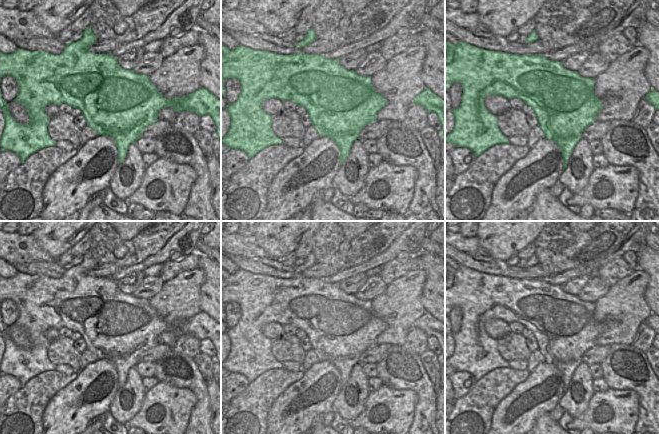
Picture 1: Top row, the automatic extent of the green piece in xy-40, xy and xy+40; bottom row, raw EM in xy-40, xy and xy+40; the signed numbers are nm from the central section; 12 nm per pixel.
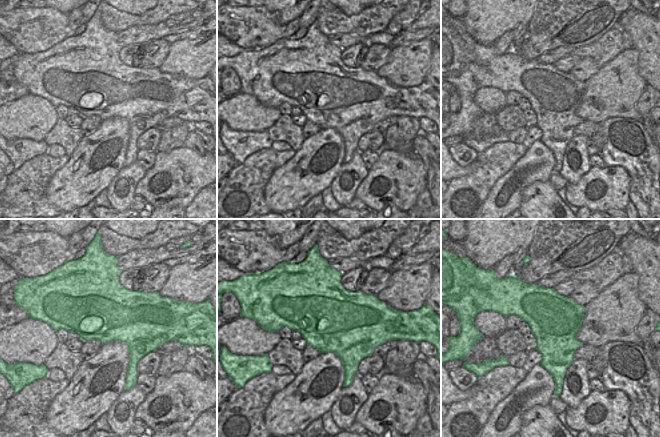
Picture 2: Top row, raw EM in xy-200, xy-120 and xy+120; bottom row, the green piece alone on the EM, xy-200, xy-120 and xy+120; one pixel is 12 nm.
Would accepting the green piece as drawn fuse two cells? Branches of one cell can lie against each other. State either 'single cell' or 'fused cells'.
fused cells

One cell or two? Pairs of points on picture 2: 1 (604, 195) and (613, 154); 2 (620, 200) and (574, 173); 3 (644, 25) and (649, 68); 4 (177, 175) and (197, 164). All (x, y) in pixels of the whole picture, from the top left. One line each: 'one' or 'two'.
1: two
2: two
3: one
4: one

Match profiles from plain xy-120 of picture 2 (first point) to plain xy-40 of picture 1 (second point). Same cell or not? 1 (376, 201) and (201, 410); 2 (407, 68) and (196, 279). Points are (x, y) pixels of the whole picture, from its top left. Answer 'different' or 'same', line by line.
1: different
2: same

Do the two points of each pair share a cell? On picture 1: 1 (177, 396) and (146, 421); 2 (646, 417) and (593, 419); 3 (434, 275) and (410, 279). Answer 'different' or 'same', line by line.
1: same
2: different
3: different

